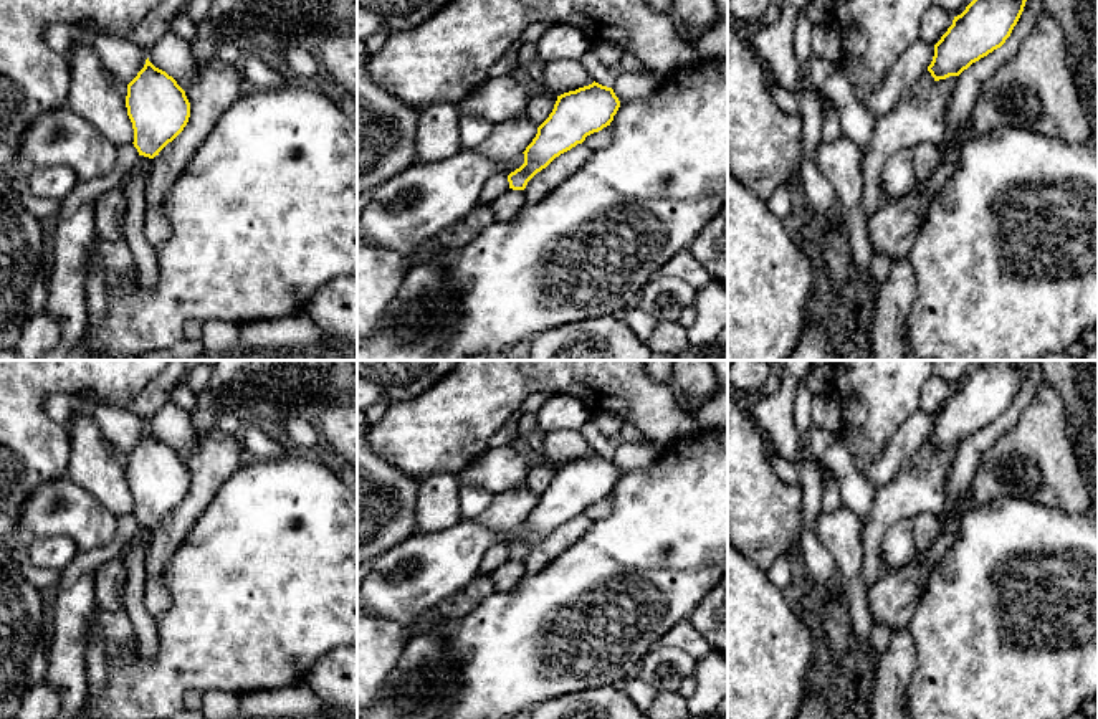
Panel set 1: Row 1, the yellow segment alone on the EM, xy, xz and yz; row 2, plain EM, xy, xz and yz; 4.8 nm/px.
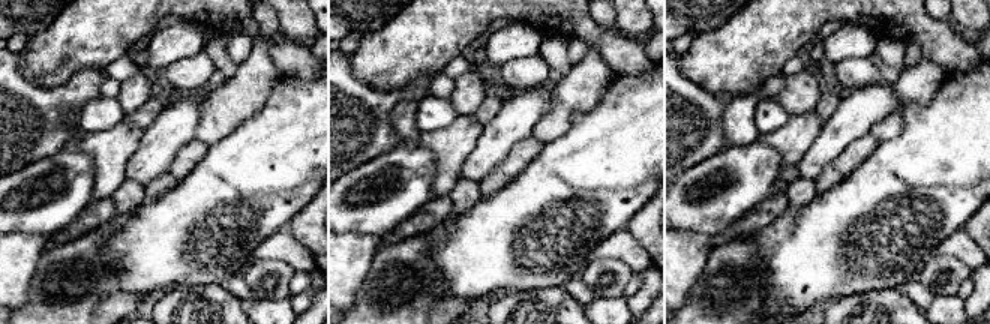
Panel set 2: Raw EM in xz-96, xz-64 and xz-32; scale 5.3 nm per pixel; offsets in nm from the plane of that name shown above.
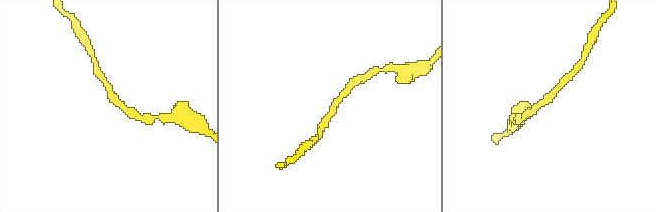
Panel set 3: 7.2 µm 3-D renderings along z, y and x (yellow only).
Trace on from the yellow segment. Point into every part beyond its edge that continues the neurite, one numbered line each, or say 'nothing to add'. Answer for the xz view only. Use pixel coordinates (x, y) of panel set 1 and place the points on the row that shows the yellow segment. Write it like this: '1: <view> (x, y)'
nothing to add

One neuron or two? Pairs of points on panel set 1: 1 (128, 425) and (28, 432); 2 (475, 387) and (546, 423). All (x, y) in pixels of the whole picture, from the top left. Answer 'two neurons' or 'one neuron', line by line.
1: two neurons
2: two neurons

